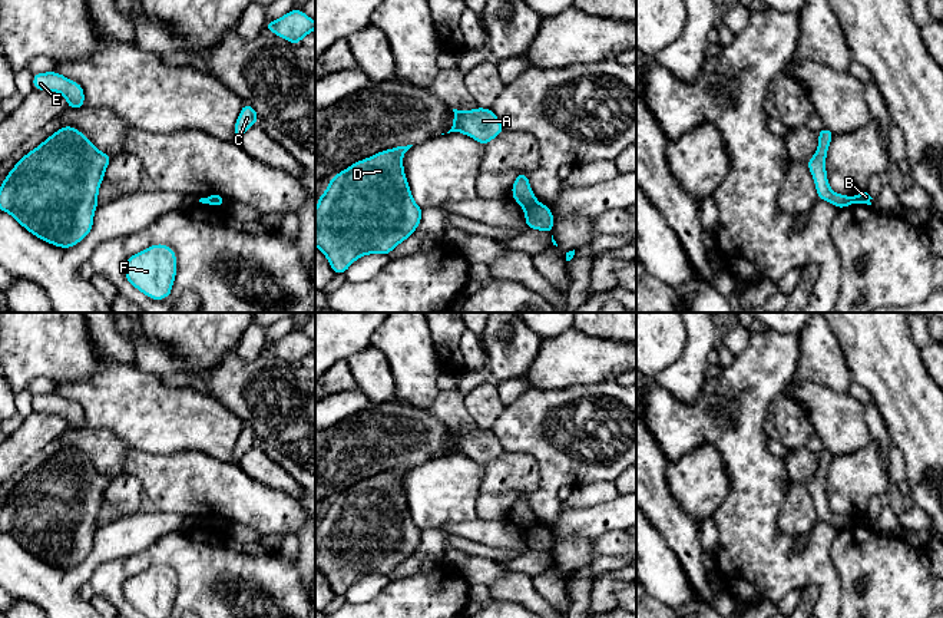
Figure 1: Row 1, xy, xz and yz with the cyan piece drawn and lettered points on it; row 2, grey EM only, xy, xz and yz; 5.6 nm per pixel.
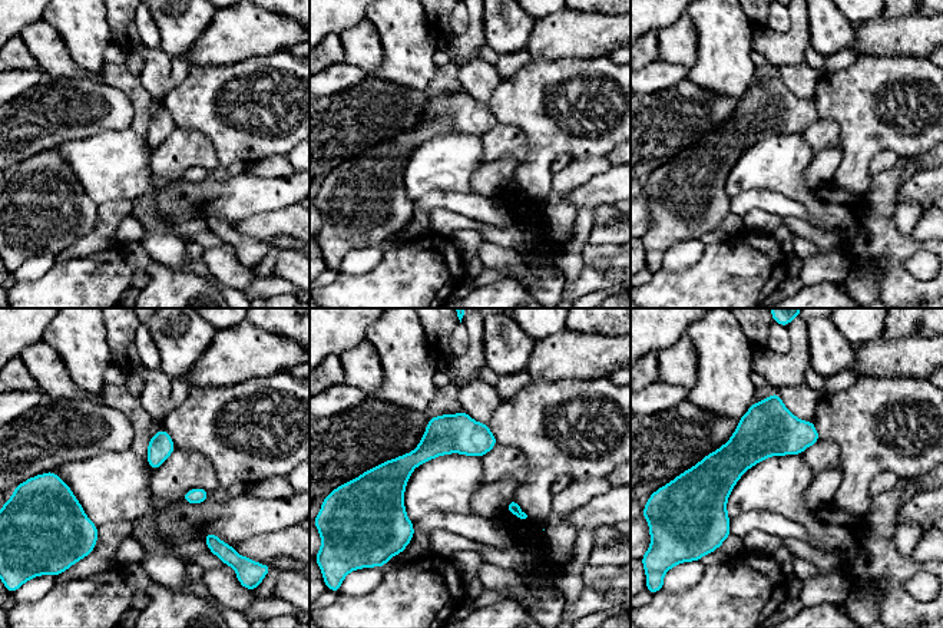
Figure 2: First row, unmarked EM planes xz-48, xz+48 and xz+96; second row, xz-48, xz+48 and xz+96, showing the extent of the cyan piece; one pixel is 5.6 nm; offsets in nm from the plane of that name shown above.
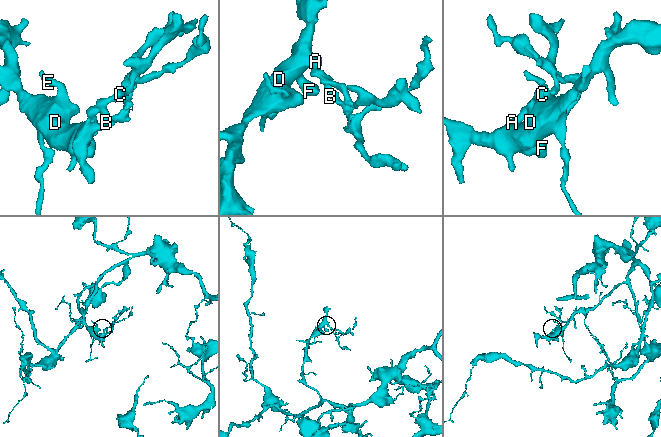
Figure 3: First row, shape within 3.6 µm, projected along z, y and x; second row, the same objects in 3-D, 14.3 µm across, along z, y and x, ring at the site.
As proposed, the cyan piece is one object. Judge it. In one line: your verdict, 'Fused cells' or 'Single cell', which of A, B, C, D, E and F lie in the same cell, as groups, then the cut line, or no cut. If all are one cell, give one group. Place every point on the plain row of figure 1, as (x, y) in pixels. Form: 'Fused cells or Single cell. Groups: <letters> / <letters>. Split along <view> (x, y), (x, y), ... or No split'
Fused cells. Groups: A C D E F / B. Split along xz (536, 522), (523, 528)

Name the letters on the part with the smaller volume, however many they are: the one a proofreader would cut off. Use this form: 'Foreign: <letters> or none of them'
Foreign: B

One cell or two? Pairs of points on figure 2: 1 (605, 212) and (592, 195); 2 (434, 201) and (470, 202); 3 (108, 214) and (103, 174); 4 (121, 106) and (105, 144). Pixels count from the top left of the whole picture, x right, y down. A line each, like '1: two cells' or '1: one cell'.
1: two cells
2: one cell
3: two cells
4: two cells

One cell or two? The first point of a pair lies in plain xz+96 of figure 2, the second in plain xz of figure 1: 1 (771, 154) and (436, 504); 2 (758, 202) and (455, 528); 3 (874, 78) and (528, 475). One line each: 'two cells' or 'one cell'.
1: one cell
2: one cell
3: two cells

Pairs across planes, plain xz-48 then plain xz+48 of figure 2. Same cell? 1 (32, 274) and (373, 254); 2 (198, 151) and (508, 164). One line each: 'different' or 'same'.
1: same
2: different

